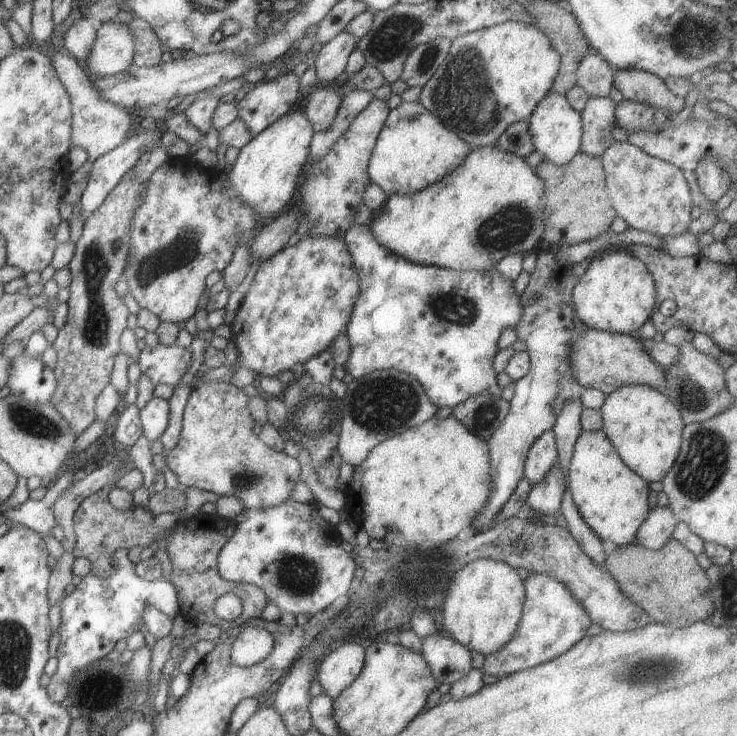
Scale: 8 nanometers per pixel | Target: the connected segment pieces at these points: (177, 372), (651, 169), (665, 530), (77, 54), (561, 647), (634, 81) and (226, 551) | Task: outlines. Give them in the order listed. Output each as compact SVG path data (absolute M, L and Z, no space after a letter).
M176 344L146 345L140 350L137 362L140 372L149 377L154 385L175 387L191 366L191 350Z
M613 141L600 156L608 198L628 226L657 238L679 236L691 222L692 200L683 169L645 154L627 141Z
M656 505L648 511L647 518L637 528L634 544L641 544L647 549L661 548L669 539L677 526L672 510L668 506Z
M85 17L74 21L64 35L63 50L79 61L83 68L87 64L85 58L93 46L96 30Z
M529 573L522 583L525 602L519 626L507 644L503 644L497 652L484 656L482 672L485 674L500 678L547 662L581 640L592 623L585 608L573 598L567 586L555 578L549 578L547 574Z
M614 70L614 87L622 94L625 100L631 102L645 102L655 108L665 108L676 114L681 108L687 106L685 98L675 96L665 83L645 70Z
M289 498L273 508L263 510L244 510L233 517L233 534L221 547L218 554L217 568L223 580L236 583L249 583L263 590L268 602L275 604L281 613L291 616L311 616L325 610L329 605L340 602L347 595L353 580L355 562L349 556L348 547L343 542L335 526L325 521L314 504L300 503Z

